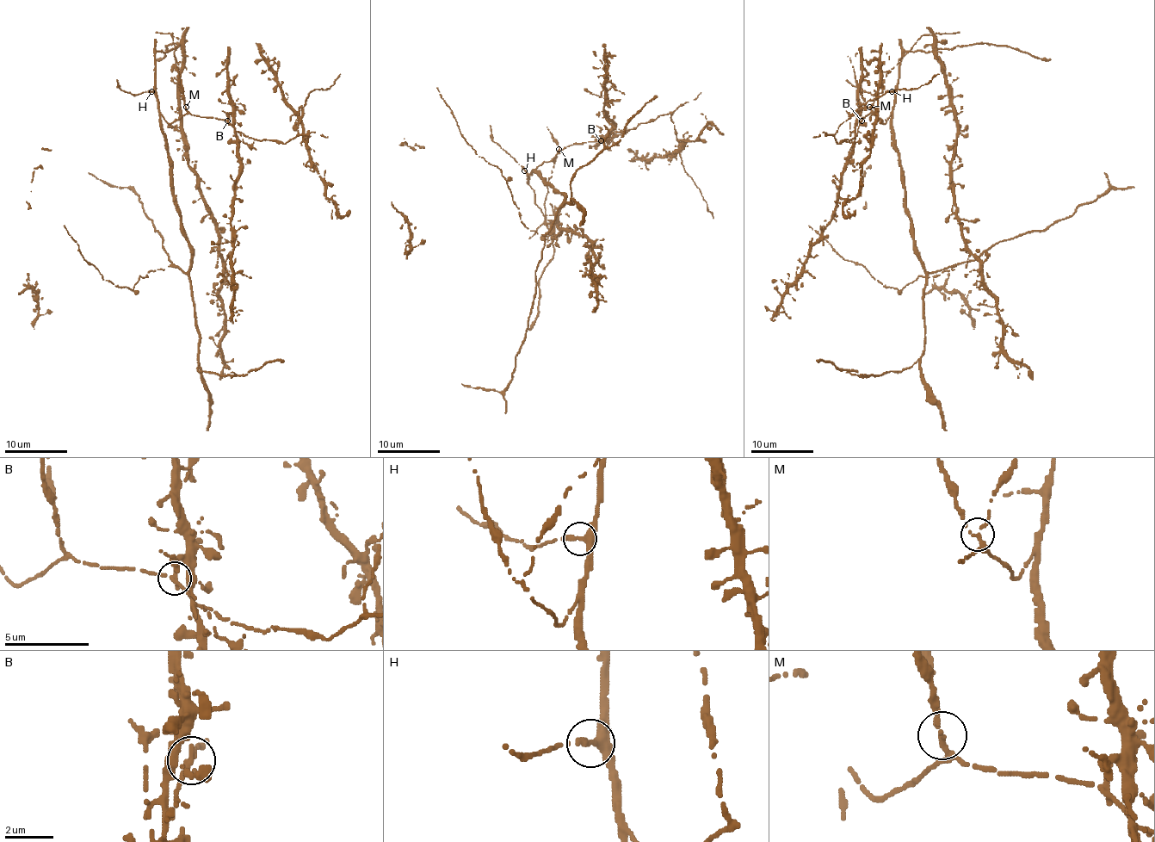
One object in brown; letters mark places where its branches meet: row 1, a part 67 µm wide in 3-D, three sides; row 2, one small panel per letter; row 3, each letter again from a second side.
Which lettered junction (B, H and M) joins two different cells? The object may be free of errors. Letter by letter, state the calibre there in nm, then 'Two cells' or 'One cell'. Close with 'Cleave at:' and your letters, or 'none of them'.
B: Thickness 200 nm. One cell
H: Thickness 280 nm. One cell
M: Thickness 190 nm. One cell
Cleave at: none of them

